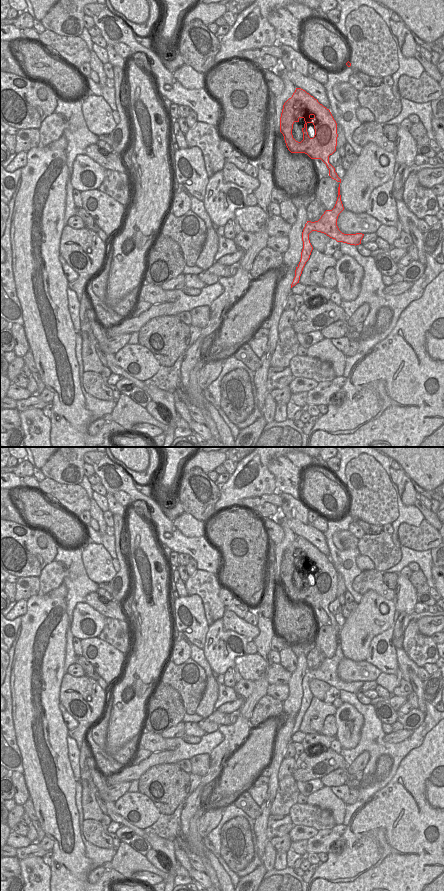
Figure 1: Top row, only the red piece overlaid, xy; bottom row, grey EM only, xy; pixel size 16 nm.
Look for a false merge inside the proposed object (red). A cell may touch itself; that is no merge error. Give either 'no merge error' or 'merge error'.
no merge error

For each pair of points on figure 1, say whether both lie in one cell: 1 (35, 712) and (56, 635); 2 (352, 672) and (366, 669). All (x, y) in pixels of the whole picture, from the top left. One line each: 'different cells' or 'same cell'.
1: same cell
2: same cell

